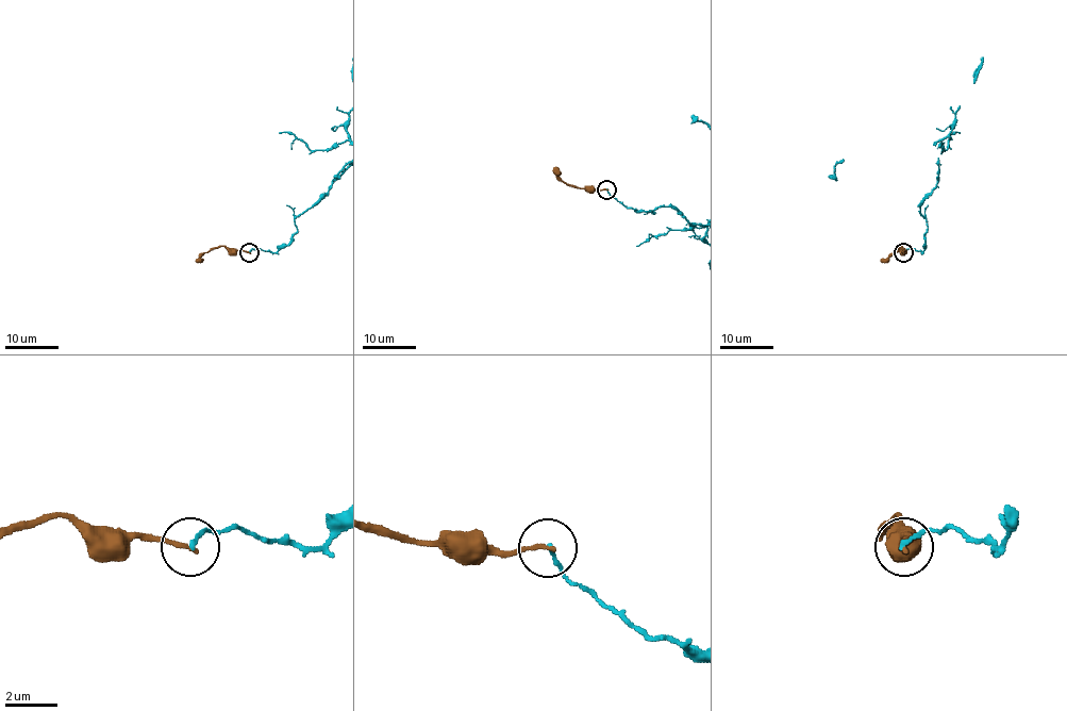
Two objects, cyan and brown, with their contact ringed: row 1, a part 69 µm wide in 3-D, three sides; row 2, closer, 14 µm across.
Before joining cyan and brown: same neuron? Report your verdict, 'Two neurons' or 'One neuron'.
Two neurons

